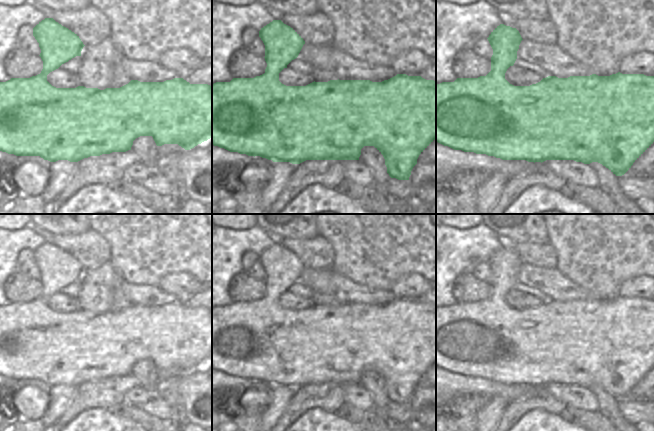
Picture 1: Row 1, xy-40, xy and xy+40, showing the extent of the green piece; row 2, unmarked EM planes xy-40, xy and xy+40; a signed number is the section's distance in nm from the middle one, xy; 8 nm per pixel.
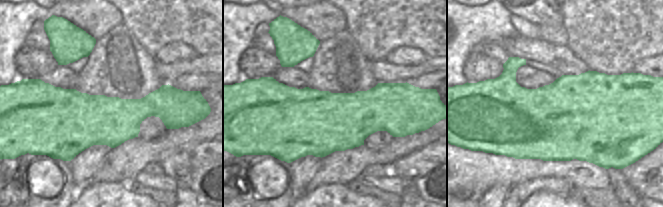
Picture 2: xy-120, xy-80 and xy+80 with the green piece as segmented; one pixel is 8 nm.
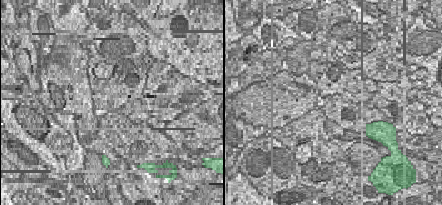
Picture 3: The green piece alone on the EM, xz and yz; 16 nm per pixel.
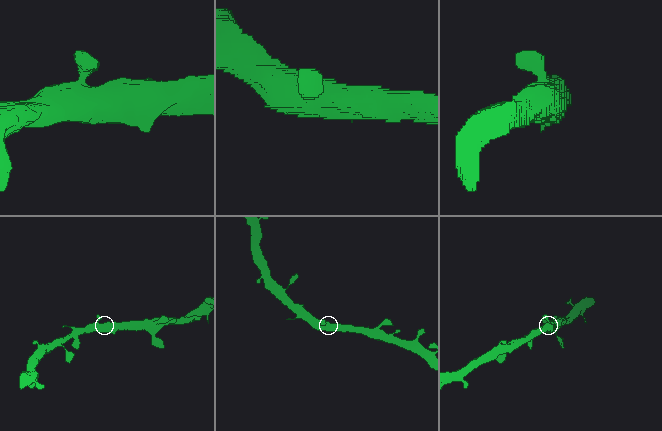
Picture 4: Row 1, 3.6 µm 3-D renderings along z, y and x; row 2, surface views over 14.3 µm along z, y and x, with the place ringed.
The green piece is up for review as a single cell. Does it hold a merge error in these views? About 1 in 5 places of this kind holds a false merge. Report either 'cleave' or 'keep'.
keep

